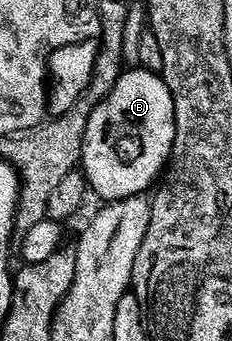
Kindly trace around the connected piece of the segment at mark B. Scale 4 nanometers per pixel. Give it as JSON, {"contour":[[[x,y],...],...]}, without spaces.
{"contour":[[[136,67],[133,73],[125,72],[112,89],[112,93],[92,111],[88,118],[88,130],[84,135],[84,158],[82,164],[82,173],[88,176],[91,190],[101,197],[105,202],[111,203],[115,201],[126,200],[128,197],[138,197],[147,194],[152,184],[165,172],[166,166],[173,158],[173,150],[176,147],[176,101],[172,97],[172,93],[168,90],[168,85],[164,81],[163,76],[159,72],[143,67]]]}

